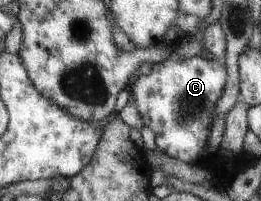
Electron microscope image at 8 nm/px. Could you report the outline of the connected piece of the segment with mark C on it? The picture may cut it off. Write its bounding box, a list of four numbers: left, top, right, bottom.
[131,23,227,164]

